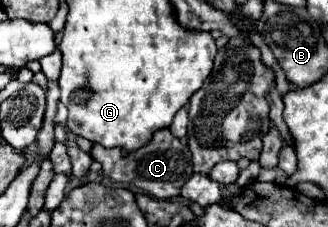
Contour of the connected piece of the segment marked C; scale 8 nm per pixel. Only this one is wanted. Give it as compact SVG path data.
M169 129L157 131L147 145L143 145L141 149L131 151L127 155L123 155L123 149L119 149L119 147L107 149L107 147L101 147L99 143L93 143L91 155L93 155L93 159L97 159L101 163L103 173L109 179L133 185L133 187L141 189L143 193L157 197L157 199L177 197L185 179L189 179L193 175L193 161L189 155L189 147L183 145Z

